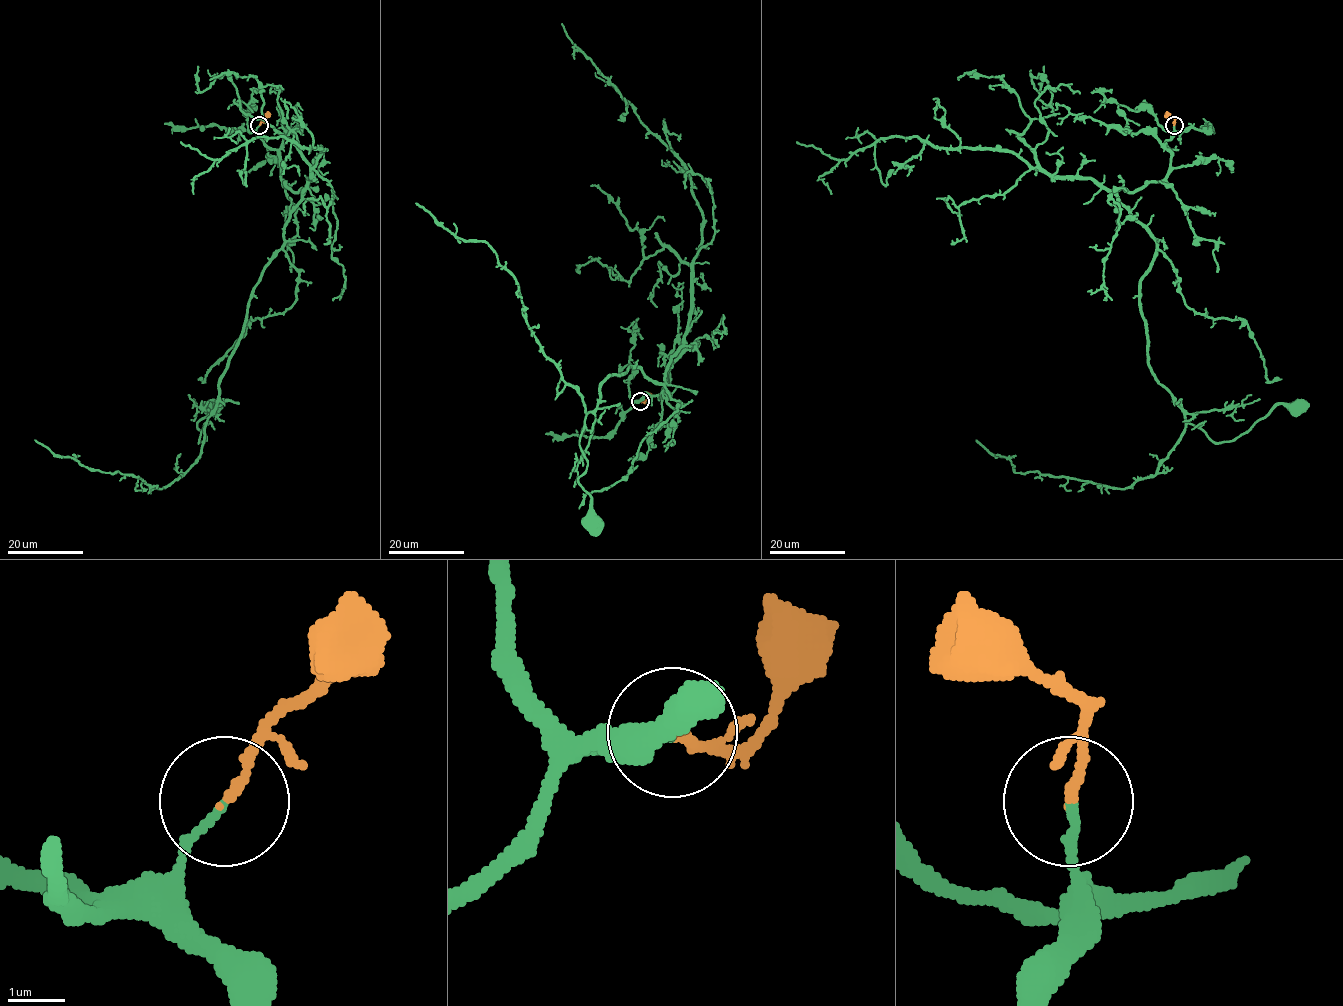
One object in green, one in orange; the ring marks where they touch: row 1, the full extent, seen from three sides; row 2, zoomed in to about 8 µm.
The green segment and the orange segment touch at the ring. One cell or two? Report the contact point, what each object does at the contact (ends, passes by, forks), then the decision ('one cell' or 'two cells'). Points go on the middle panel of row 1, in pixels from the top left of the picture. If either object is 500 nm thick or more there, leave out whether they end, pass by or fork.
at (640, 401); green ends there; orange ends there; one cell

